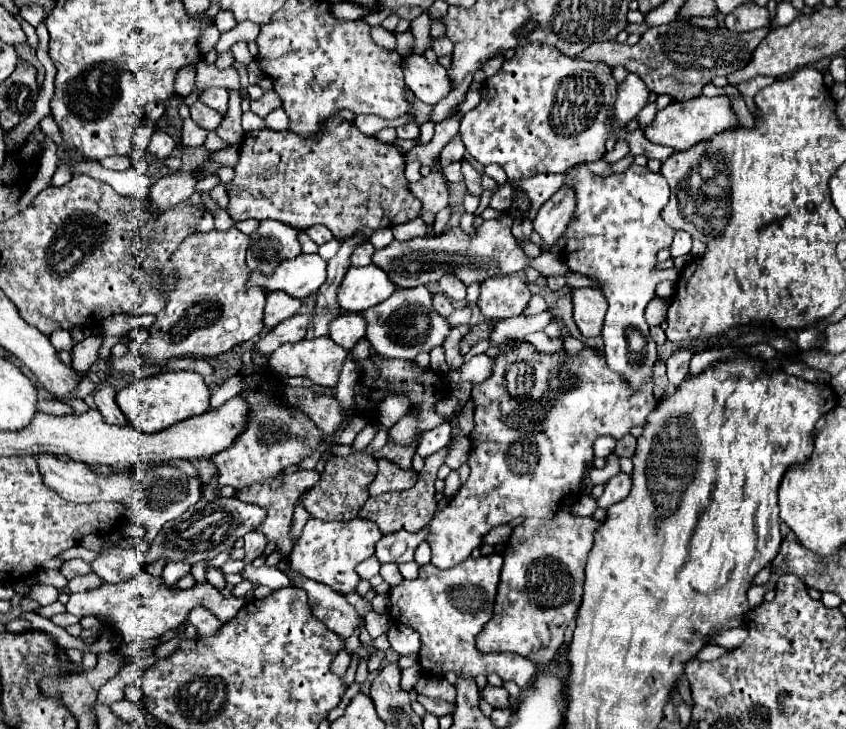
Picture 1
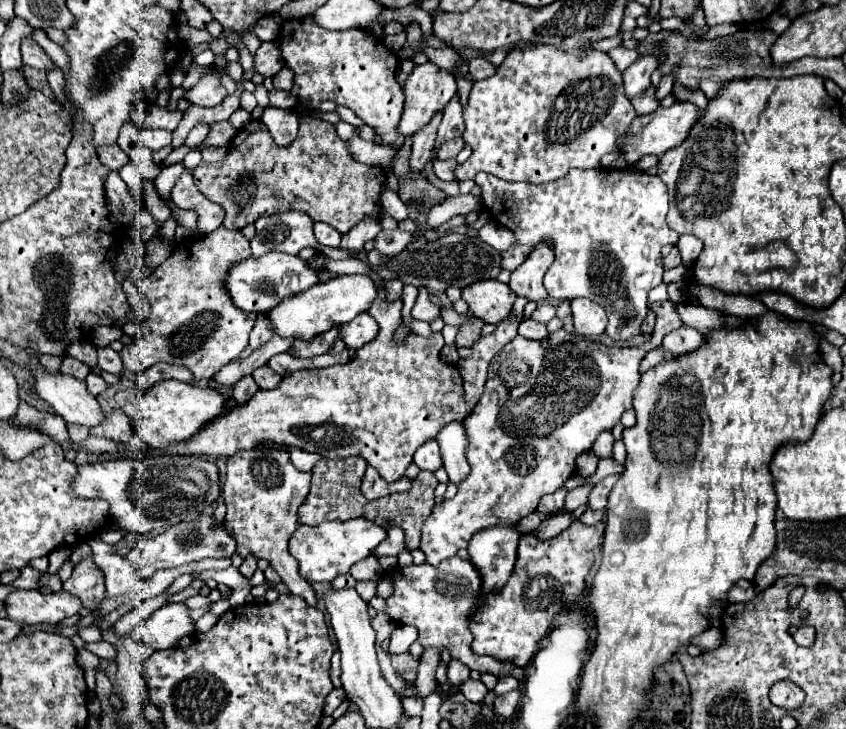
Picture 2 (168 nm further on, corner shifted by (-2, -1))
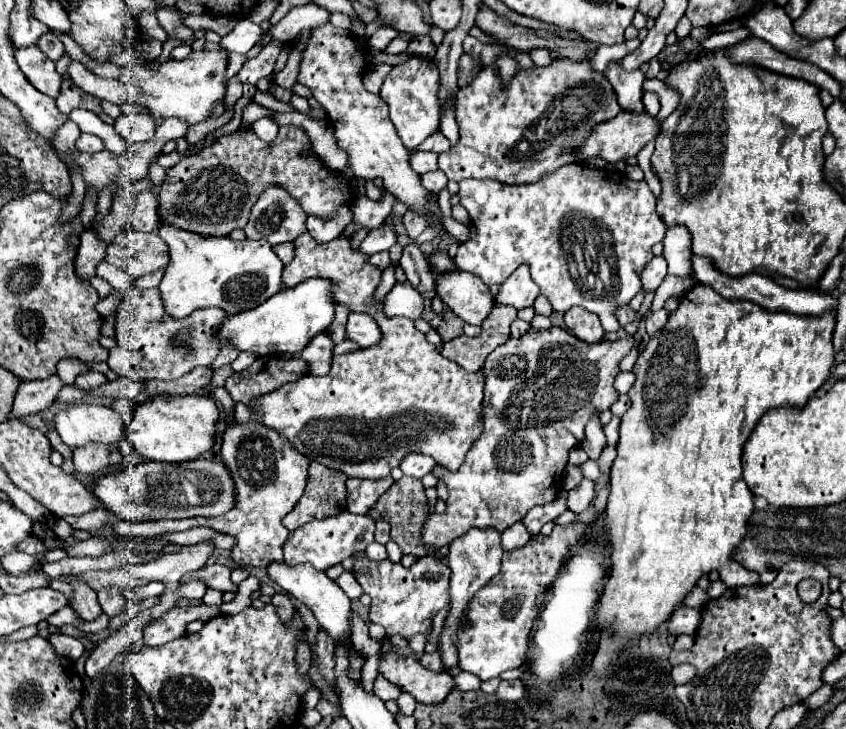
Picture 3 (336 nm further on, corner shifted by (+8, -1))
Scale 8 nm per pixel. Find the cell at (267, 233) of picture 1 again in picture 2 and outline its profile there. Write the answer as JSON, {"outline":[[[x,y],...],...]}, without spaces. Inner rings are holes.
{"outline":[[[292,210],[258,218],[254,222],[256,236],[250,242],[252,256],[258,258],[268,250],[298,254],[306,246],[316,246],[312,224],[314,222],[308,218],[308,214]]]}

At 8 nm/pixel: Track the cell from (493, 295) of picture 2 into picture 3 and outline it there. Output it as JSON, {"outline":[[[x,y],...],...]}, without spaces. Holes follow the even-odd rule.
{"outline":[[[454,270],[454,274],[444,274],[438,278],[436,292],[440,294],[442,302],[456,312],[456,316],[472,326],[480,326],[494,308],[490,288],[476,276],[462,270]]]}

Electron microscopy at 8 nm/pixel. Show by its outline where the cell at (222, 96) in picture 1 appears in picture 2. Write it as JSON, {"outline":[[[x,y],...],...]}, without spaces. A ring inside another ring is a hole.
{"outline":[[[206,72],[206,74],[202,74],[202,78],[190,90],[184,92],[184,98],[190,104],[212,108],[212,106],[218,106],[226,98],[226,94],[228,92],[220,84],[220,78],[214,72]]]}

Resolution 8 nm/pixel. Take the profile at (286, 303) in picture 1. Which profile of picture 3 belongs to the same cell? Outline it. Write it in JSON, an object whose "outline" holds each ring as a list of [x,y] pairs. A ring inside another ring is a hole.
{"outline":[[[226,344],[222,350],[220,350],[220,354],[218,354],[218,358],[214,360],[214,364],[210,366],[210,368],[222,368],[222,366],[226,366],[226,364],[232,364],[234,362],[234,358],[238,358],[238,350],[236,350],[236,346],[230,346],[230,344]]]}

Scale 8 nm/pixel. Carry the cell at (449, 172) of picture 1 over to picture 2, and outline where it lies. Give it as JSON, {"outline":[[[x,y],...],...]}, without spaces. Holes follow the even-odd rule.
{"outline":[[[436,158],[432,166],[434,166],[434,174],[436,174],[440,180],[454,180],[456,160],[440,160],[440,158]]]}

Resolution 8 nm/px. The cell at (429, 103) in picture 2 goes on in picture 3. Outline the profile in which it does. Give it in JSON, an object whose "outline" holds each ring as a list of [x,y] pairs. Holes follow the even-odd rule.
{"outline":[[[410,58],[408,62],[394,66],[380,92],[390,108],[390,120],[406,148],[416,148],[438,130],[438,68],[434,66],[432,58]]]}

